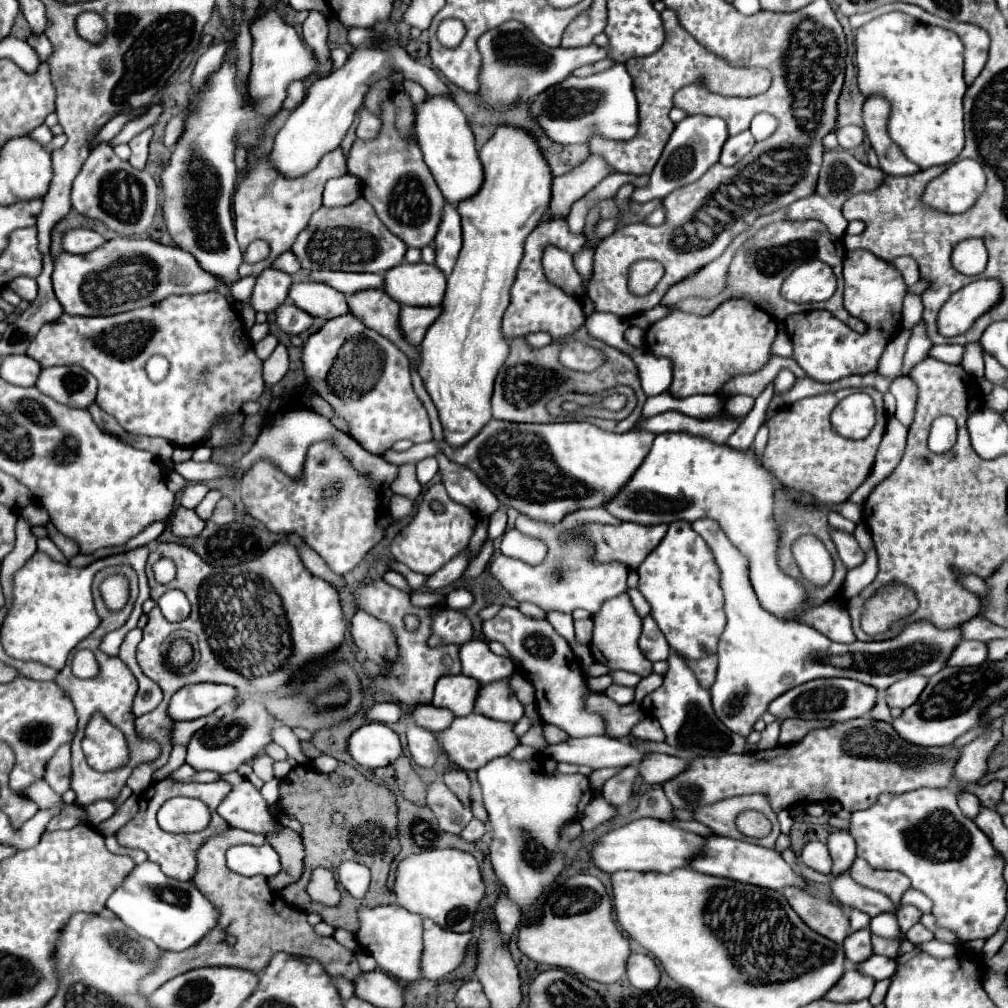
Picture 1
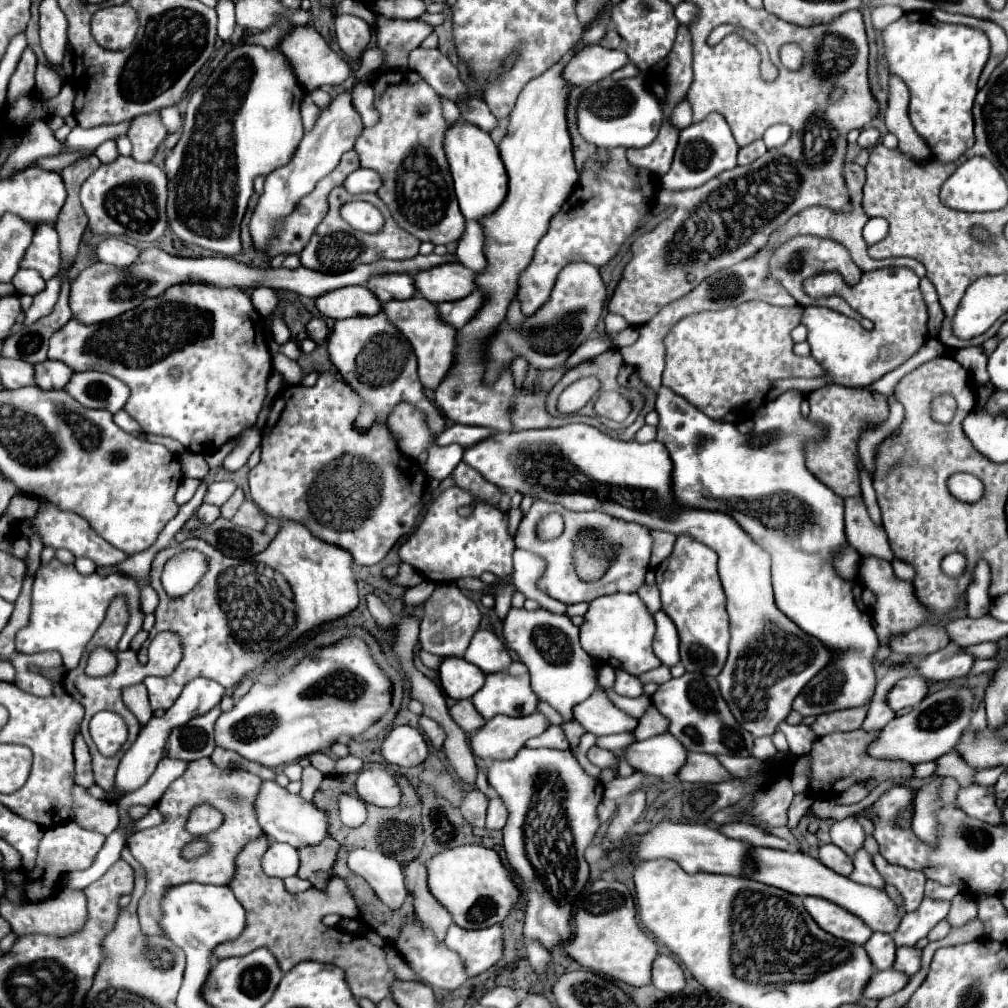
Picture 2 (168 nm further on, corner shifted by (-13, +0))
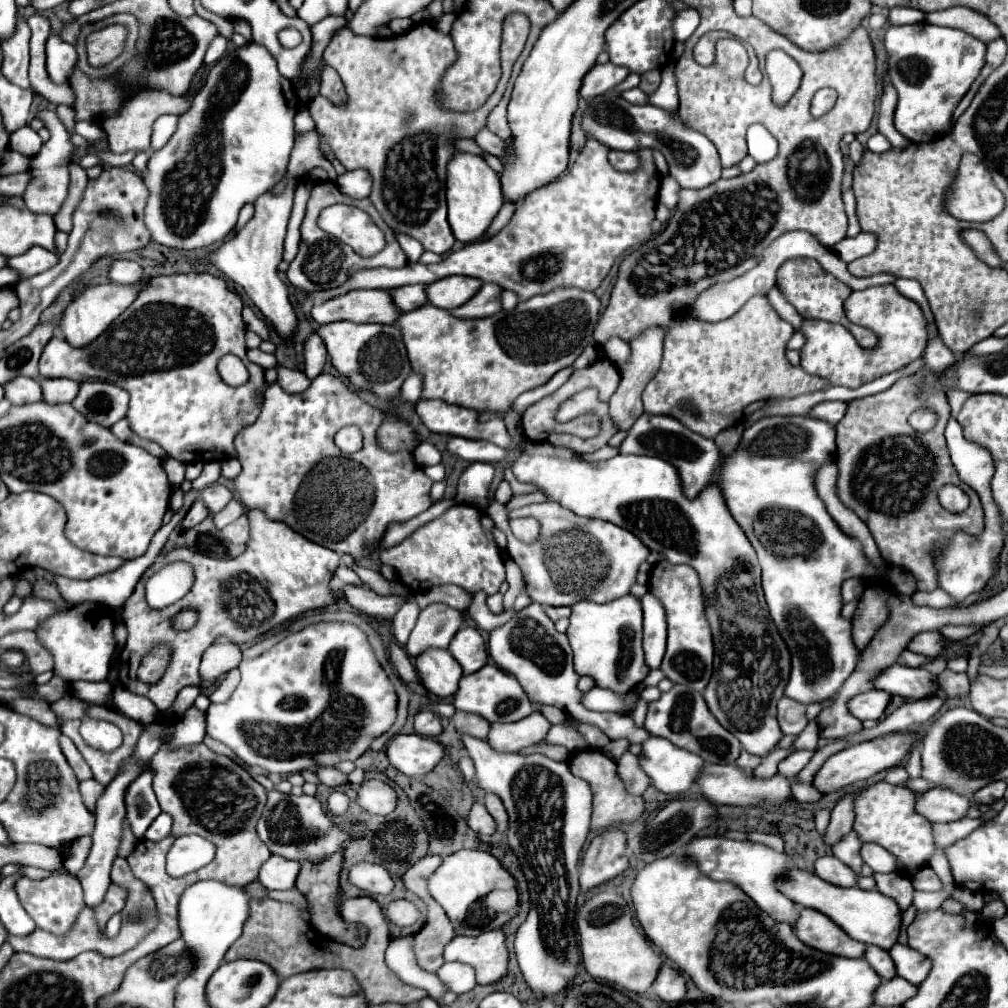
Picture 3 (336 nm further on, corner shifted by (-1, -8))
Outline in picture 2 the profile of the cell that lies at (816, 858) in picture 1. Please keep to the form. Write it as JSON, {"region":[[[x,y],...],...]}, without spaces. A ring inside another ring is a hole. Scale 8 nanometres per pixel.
{"region":[[[828,843],[828,845],[822,845],[820,847],[820,861],[826,865],[826,867],[830,867],[832,871],[836,871],[838,875],[850,875],[852,873],[852,859],[840,849],[840,847],[836,847],[836,845],[832,845],[832,843]]]}

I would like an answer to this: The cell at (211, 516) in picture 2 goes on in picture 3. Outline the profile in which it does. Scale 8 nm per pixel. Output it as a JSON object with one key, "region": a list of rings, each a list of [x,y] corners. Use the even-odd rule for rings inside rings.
{"region":[[[196,499],[196,501],[194,501],[194,505],[190,507],[188,515],[184,517],[184,521],[182,521],[182,527],[184,527],[184,529],[196,527],[196,525],[198,525],[198,523],[202,523],[202,519],[206,519],[206,517],[208,517],[208,509],[204,507],[202,499]]]}

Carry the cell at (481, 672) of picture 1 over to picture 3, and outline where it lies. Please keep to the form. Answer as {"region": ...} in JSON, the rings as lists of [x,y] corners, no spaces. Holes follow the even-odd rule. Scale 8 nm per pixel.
{"region":[[[462,627],[462,631],[458,631],[452,639],[448,651],[460,663],[464,673],[474,673],[488,663],[486,643],[474,627]]]}

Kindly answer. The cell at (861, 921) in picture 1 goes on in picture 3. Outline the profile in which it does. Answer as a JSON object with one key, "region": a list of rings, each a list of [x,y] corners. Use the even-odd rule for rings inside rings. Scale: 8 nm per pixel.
{"region":[[[790,867],[790,871],[786,871],[786,879],[782,879],[782,883],[778,883],[778,891],[782,891],[786,897],[794,899],[794,903],[798,903],[800,907],[810,907],[810,909],[822,911],[856,941],[862,941],[866,945],[876,945],[882,949],[890,949],[898,939],[902,913],[892,899],[888,899],[886,895],[880,895],[878,891],[864,891],[858,887],[842,889],[838,885],[826,883],[824,879],[820,879],[814,873],[808,873],[808,871],[796,869],[796,867]]]}

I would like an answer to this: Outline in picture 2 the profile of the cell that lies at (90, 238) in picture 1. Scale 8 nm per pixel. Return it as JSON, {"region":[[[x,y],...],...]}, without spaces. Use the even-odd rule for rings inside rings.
{"region":[[[110,237],[110,239],[104,239],[98,249],[96,249],[96,255],[102,263],[108,263],[108,265],[114,265],[118,269],[128,269],[130,265],[136,263],[140,251],[122,241],[122,239],[116,239],[116,237]]]}

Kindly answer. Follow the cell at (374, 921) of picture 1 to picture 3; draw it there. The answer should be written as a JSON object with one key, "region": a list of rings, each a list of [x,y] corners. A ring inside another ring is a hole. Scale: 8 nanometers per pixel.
{"region":[[[444,963],[438,971],[436,977],[444,983],[444,987],[452,993],[466,993],[472,987],[476,987],[476,977],[474,969],[466,963]]]}

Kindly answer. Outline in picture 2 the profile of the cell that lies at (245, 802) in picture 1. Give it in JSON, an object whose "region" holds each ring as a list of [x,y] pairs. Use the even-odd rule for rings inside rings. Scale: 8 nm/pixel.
{"region":[[[264,781],[262,783],[256,811],[258,811],[258,821],[264,829],[264,833],[272,841],[288,843],[288,845],[298,849],[304,845],[318,845],[328,835],[328,813],[324,809],[318,809],[312,801],[306,801],[300,795],[288,793],[276,781]]]}

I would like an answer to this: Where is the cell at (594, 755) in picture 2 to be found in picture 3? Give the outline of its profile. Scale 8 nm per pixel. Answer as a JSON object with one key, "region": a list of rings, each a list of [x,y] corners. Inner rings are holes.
{"region":[[[586,749],[586,751],[574,753],[568,761],[568,767],[576,777],[588,781],[594,791],[592,829],[606,829],[612,825],[624,825],[624,823],[636,821],[640,817],[640,813],[644,811],[642,797],[632,797],[624,791],[624,785],[616,773],[616,761],[608,759],[600,749]]]}

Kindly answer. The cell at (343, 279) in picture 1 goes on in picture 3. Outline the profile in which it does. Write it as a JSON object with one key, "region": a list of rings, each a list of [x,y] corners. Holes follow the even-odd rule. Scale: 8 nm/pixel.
{"region":[[[406,285],[406,287],[398,287],[390,291],[392,295],[392,303],[400,309],[400,311],[412,311],[418,309],[426,303],[426,293],[424,293],[424,285]]]}

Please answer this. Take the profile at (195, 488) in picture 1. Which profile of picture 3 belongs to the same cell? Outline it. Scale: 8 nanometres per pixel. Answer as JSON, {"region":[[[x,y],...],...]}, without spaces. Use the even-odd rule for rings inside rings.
{"region":[[[214,483],[210,487],[206,487],[202,493],[200,493],[200,499],[204,501],[204,505],[210,509],[210,513],[218,513],[220,509],[226,507],[226,503],[232,499],[234,495],[220,483]]]}

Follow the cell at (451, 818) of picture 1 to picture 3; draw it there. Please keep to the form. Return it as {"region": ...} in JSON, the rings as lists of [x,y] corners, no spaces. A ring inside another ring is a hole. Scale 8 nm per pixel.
{"region":[[[476,801],[476,803],[472,805],[466,821],[468,821],[468,827],[474,829],[474,831],[480,833],[480,835],[492,835],[492,833],[494,833],[494,819],[492,819],[490,813],[486,811],[484,803],[480,803],[480,801]]]}

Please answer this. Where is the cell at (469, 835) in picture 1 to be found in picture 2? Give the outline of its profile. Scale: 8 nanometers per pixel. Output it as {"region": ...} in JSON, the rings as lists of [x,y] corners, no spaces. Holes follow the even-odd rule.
{"region":[[[494,797],[494,799],[490,801],[490,807],[488,807],[486,827],[488,827],[488,829],[502,829],[502,827],[506,825],[506,819],[508,819],[506,805],[502,803],[500,797]]]}

